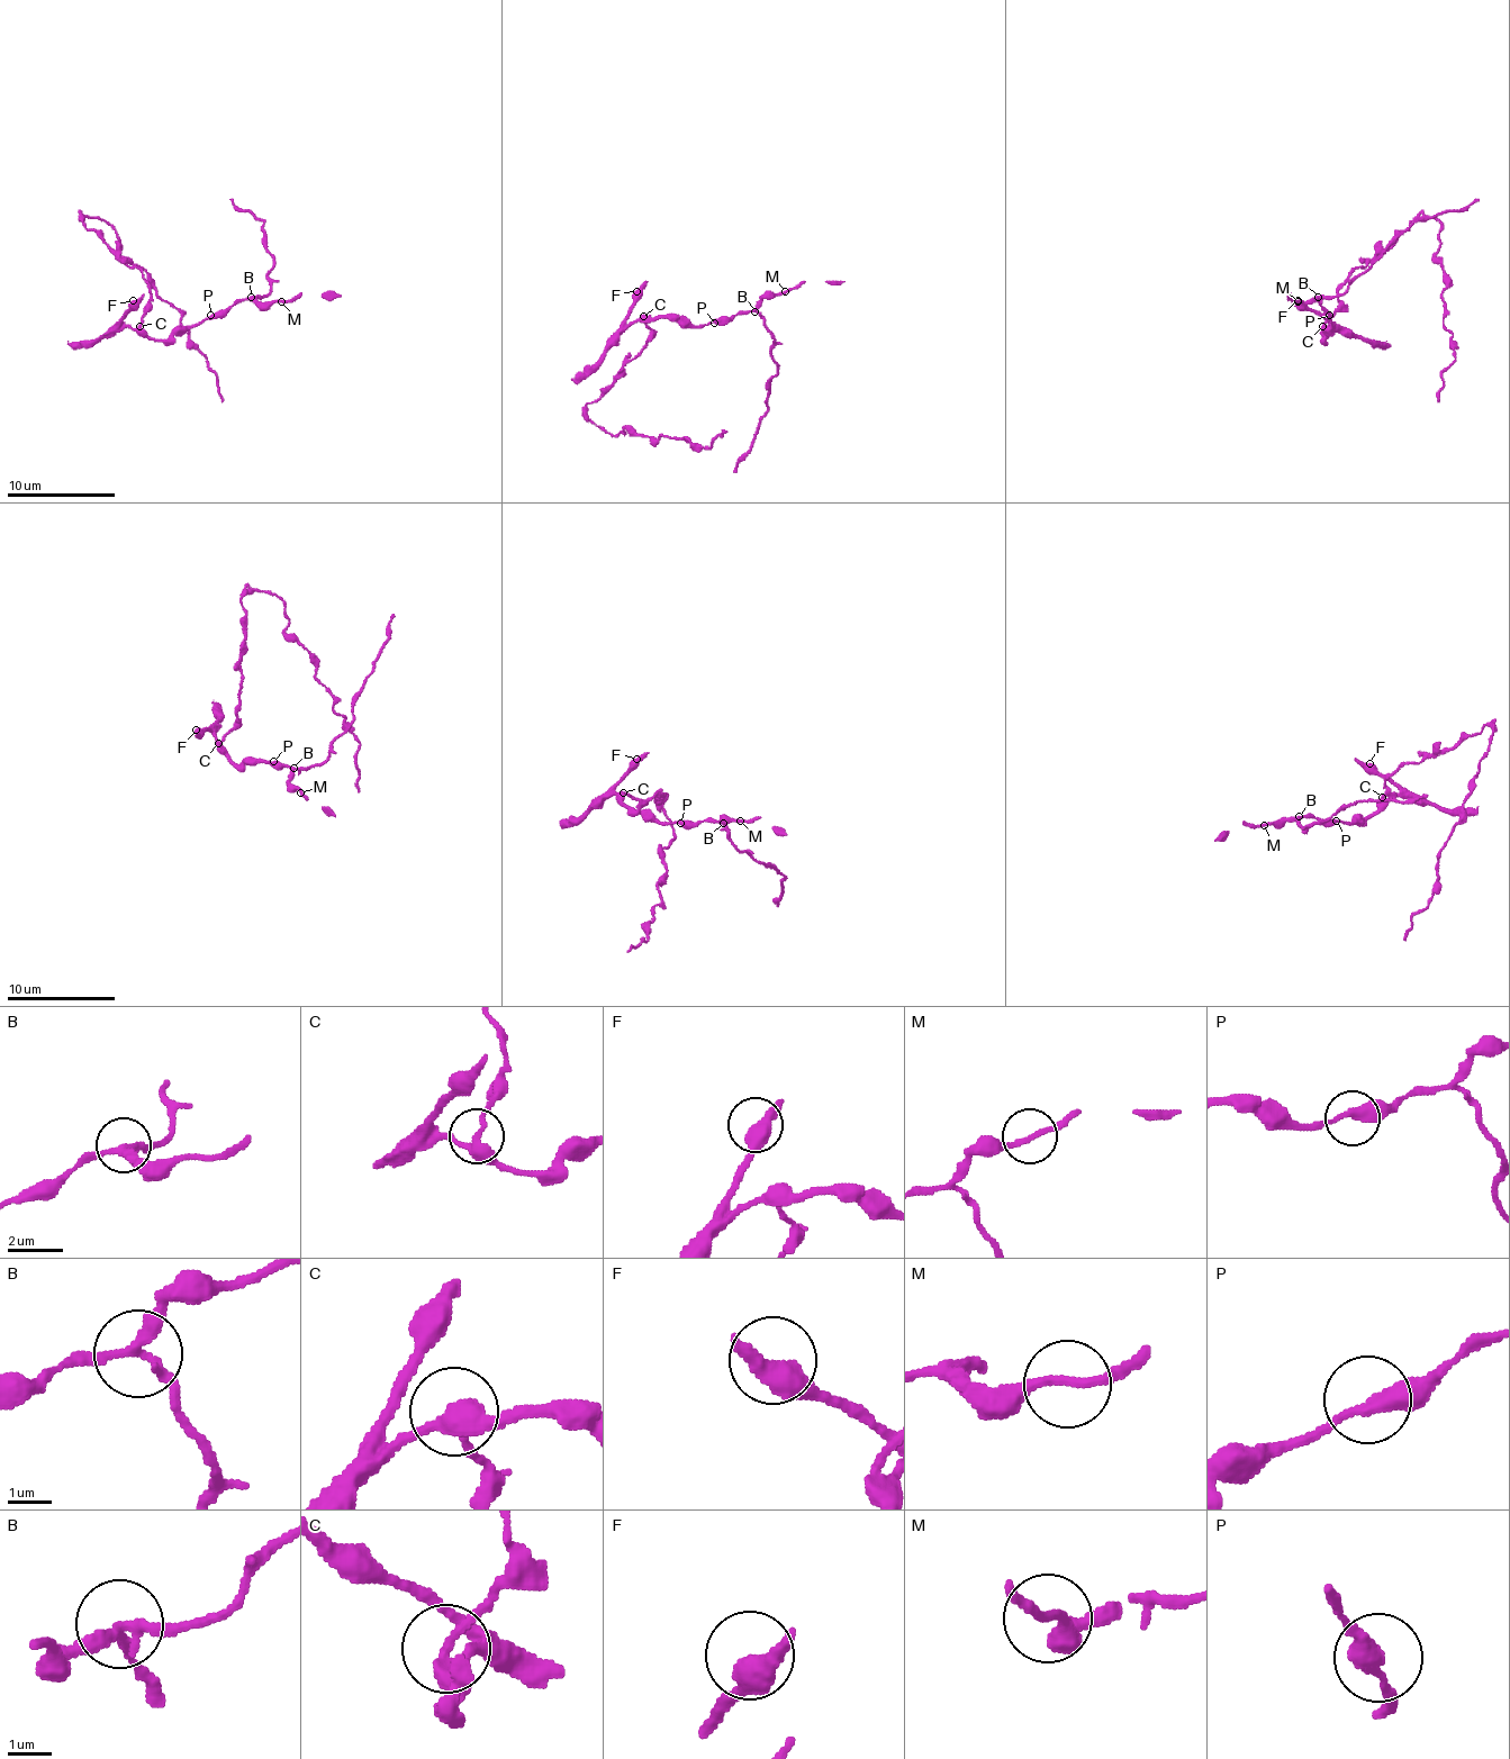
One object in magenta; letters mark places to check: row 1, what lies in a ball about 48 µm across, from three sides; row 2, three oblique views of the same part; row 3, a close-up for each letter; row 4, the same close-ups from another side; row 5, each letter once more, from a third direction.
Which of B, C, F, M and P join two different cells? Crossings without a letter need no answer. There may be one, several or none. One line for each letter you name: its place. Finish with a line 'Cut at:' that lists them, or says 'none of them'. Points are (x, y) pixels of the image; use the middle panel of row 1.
B: (754, 311)
C: (643, 316)
Cut at: B, C

